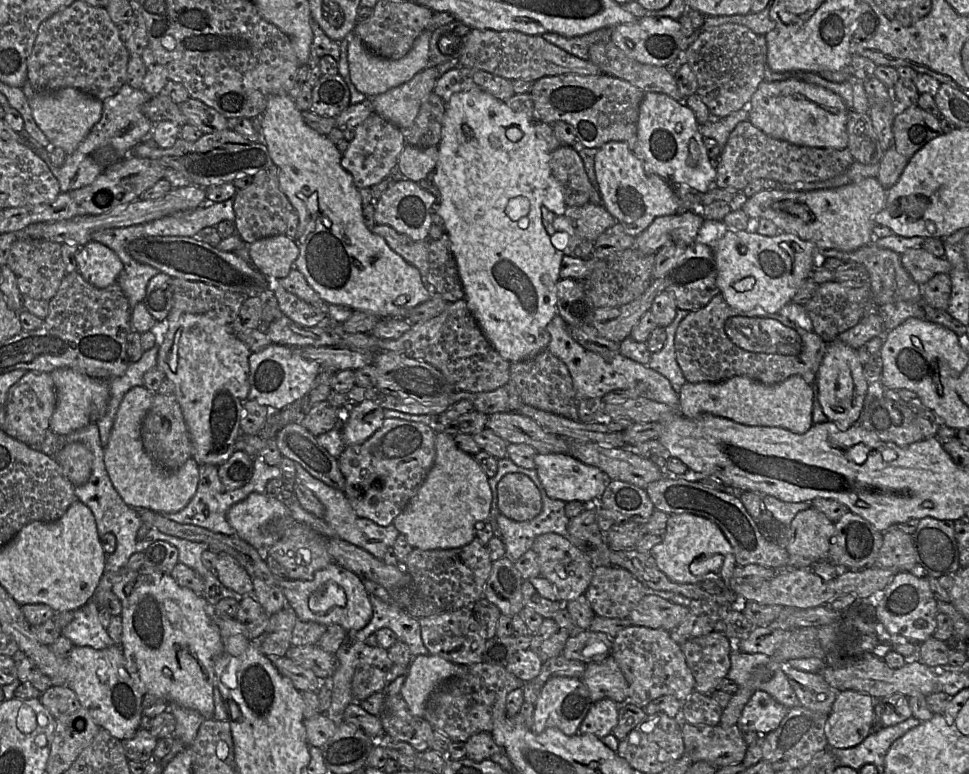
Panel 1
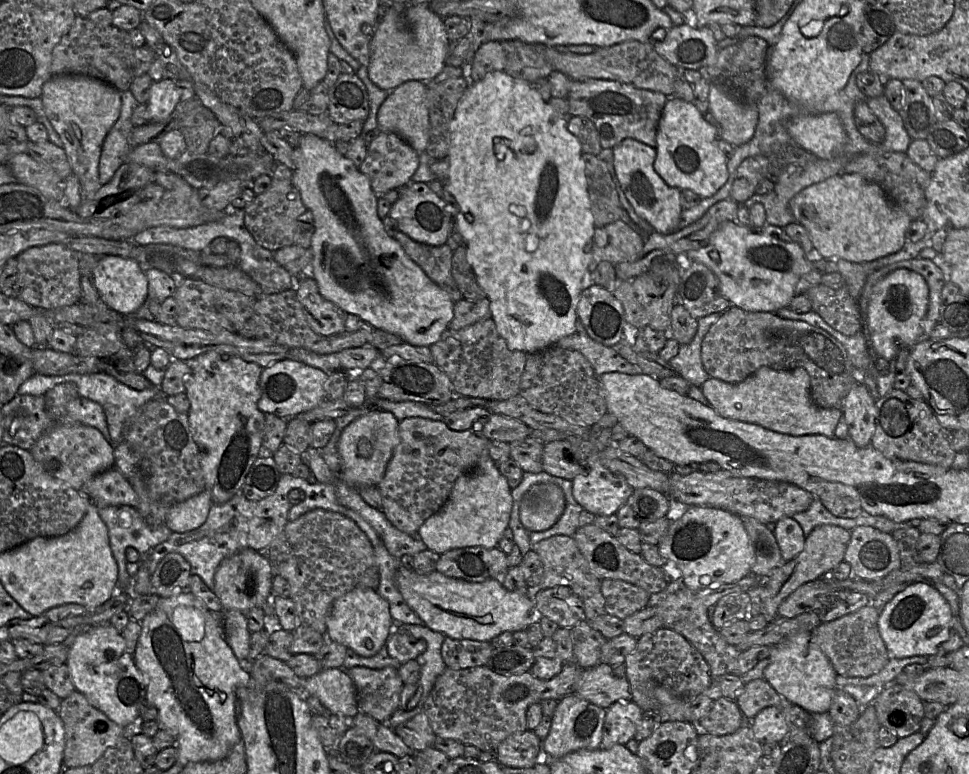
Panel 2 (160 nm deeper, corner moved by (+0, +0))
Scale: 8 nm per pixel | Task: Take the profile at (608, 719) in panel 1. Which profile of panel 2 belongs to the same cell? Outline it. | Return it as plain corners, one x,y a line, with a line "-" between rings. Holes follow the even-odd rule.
615,702
608,709
603,723
601,747
625,745
634,739
643,710
634,702

